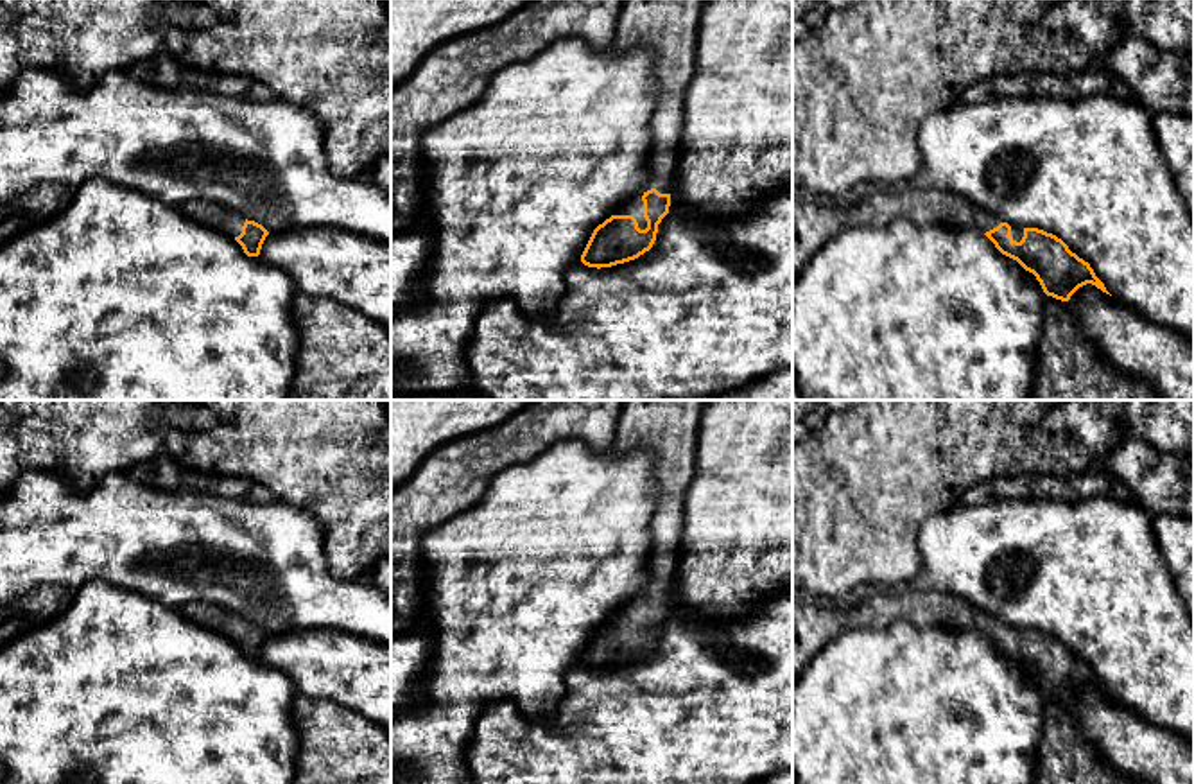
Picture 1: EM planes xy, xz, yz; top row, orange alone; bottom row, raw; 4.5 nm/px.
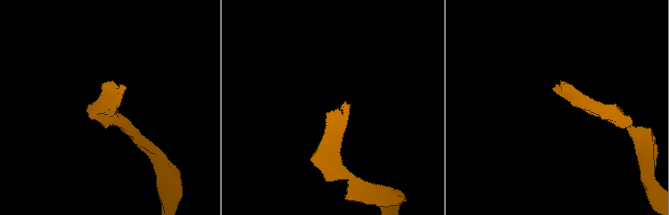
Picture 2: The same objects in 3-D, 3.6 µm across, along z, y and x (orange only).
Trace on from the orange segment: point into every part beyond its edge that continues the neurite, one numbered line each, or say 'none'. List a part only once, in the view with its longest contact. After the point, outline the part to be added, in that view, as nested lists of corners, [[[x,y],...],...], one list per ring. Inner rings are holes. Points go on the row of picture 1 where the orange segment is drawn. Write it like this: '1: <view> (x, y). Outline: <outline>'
1: xz (669, 27). Outline: [[[624,0],[613,52],[647,47],[654,52],[656,106],[651,115],[651,152],[645,160],[645,185],[615,208],[611,215],[633,215],[640,230],[647,228],[642,196],[656,188],[671,194],[681,127],[685,124],[687,90],[697,70],[697,39],[706,0]]]

